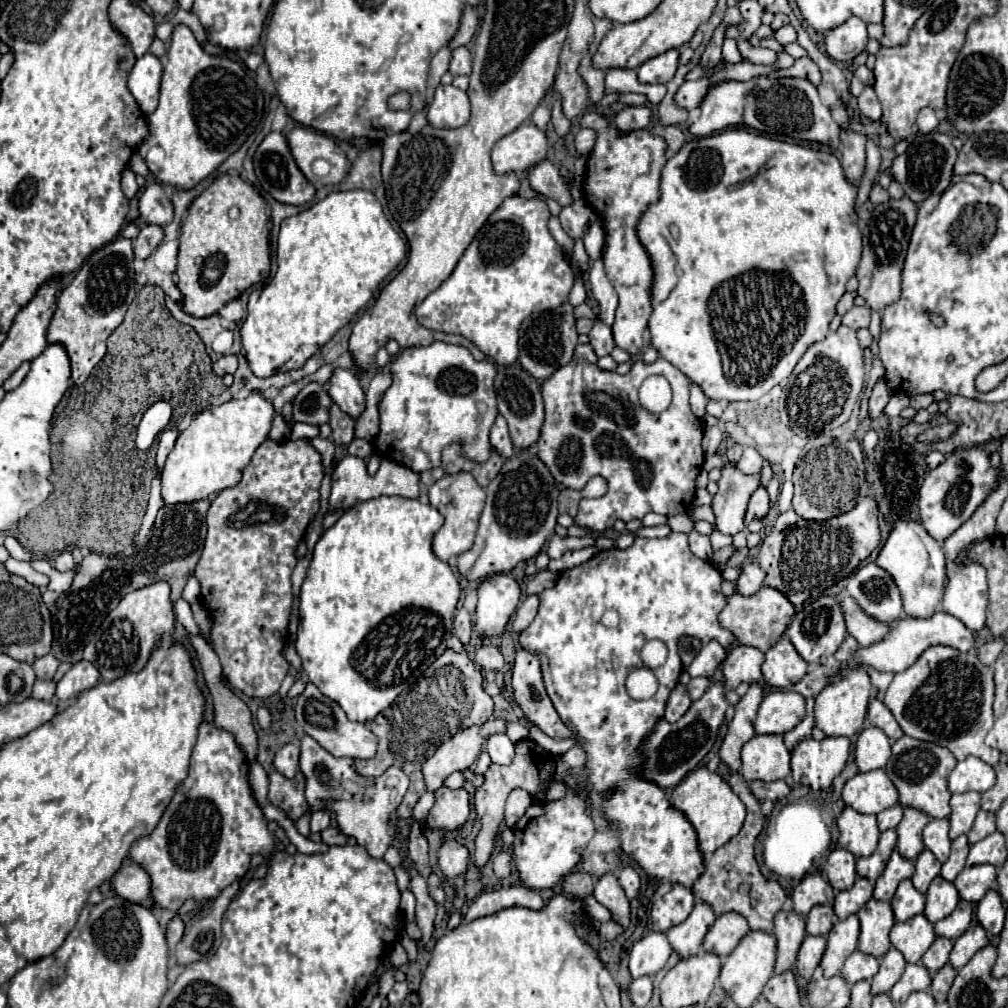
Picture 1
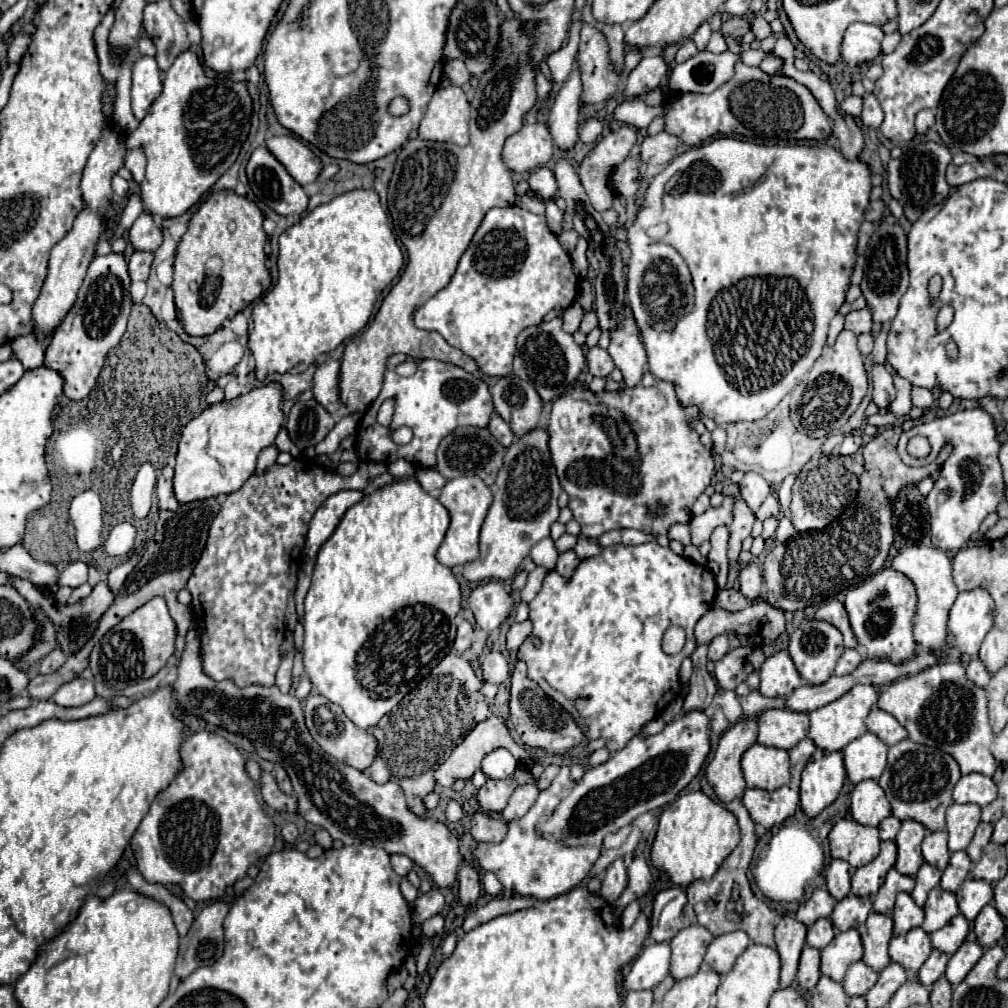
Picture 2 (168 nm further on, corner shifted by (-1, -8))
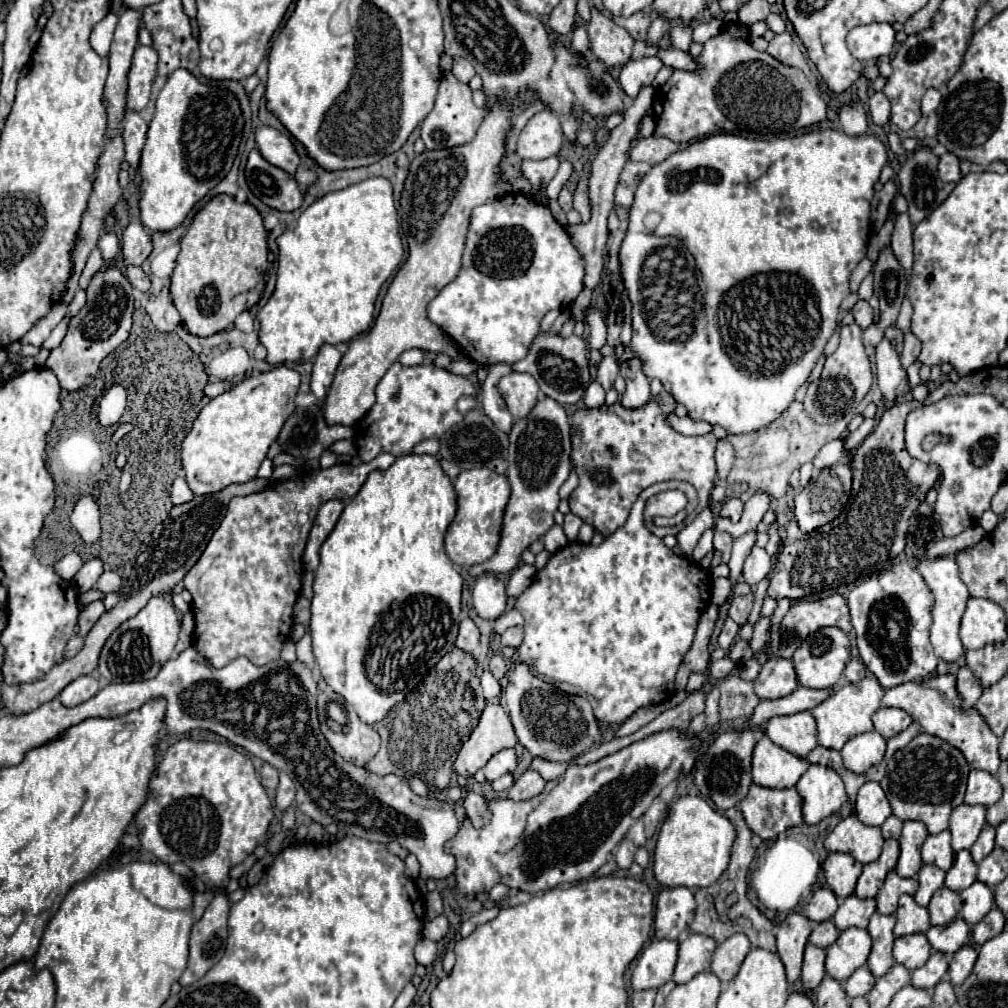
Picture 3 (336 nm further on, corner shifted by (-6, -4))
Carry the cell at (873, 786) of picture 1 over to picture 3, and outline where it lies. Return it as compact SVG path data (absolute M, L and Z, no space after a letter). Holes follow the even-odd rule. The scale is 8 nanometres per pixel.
M864 783L858 791L854 807L856 807L856 817L864 825L878 827L886 821L888 815L892 815L890 803L888 803L880 783Z

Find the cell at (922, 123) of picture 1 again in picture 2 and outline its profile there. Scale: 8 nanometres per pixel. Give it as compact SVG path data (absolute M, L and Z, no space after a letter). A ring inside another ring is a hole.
M923 109L917 113L917 119L915 119L915 127L917 127L917 133L923 137L927 135L929 127L935 123L935 115L931 109Z

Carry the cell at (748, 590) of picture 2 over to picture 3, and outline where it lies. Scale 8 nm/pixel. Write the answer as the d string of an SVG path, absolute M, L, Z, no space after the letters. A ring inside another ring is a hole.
M758 545L752 547L748 559L744 561L744 579L748 585L756 585L758 581L762 581L772 569L772 557Z

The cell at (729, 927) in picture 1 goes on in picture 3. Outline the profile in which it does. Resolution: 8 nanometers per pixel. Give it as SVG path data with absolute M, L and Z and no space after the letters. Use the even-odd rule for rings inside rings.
M736 933L728 937L726 941L716 945L716 951L712 955L712 973L722 981L728 983L732 977L736 977L746 953L750 951L750 941L744 933Z

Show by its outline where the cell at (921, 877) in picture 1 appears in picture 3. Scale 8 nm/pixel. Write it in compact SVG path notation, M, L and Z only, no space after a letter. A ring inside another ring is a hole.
M922 865L920 873L918 873L918 881L920 881L920 887L918 887L918 893L914 895L914 901L922 907L928 905L930 897L934 895L936 889L940 889L944 885L944 871L938 869L936 865Z

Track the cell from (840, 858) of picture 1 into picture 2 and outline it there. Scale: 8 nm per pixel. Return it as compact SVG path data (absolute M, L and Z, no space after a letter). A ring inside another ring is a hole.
M833 859L827 869L827 889L829 893L839 901L851 893L851 877L855 873L855 867L851 867L847 861Z

